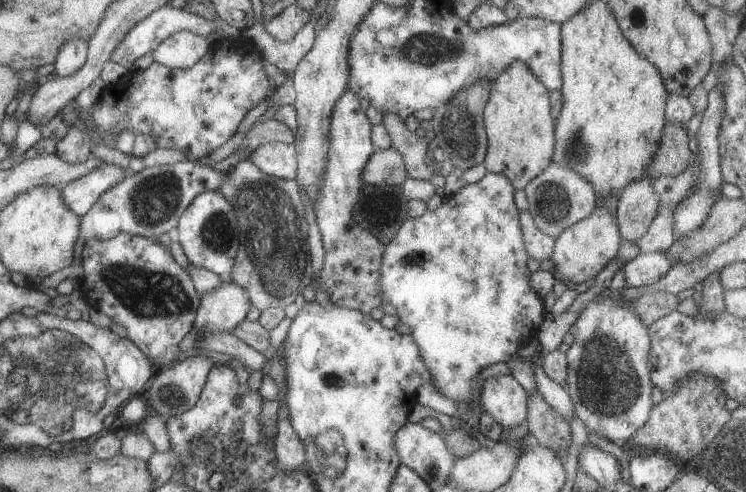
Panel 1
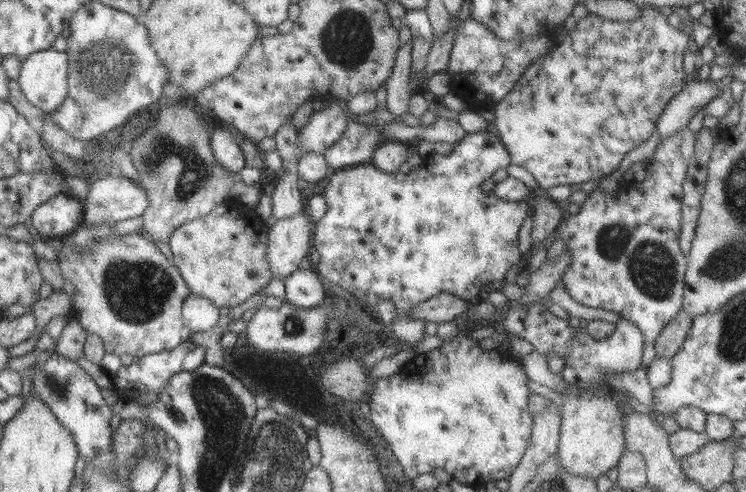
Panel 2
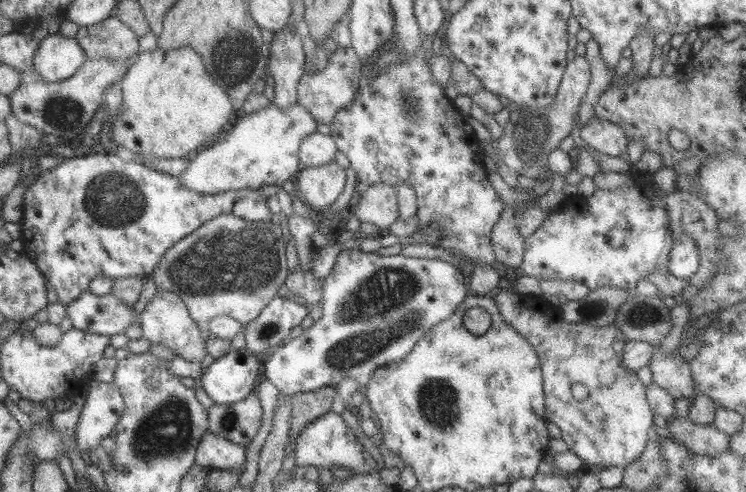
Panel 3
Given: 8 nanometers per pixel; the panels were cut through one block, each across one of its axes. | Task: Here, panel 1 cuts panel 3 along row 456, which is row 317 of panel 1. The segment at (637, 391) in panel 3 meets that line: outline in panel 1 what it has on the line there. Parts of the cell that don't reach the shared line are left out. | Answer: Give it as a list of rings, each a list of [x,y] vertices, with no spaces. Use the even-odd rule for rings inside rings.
[[[605,292],[589,302],[570,333],[575,339],[567,351],[566,390],[572,399],[575,416],[582,420],[588,432],[596,432],[610,442],[626,445],[633,434],[646,424],[654,406],[652,403],[654,385],[649,365],[651,349],[649,330],[631,308],[631,302],[622,300],[617,294],[610,295]]]

